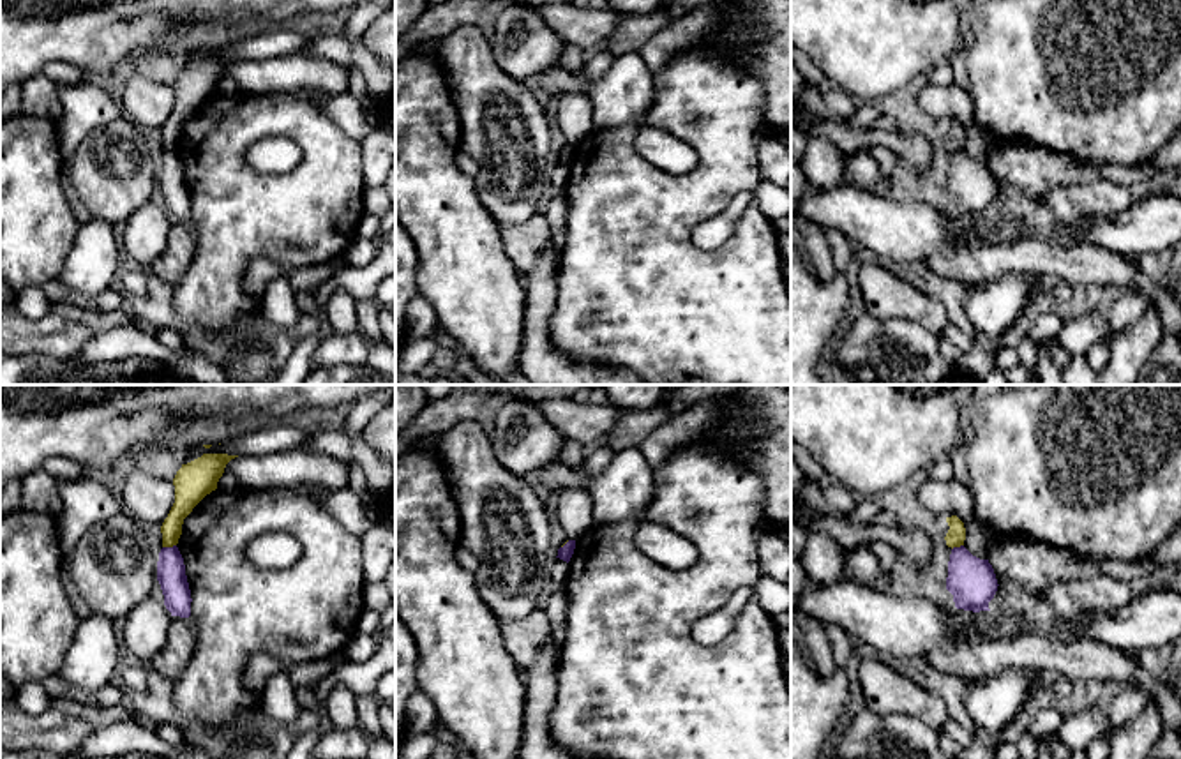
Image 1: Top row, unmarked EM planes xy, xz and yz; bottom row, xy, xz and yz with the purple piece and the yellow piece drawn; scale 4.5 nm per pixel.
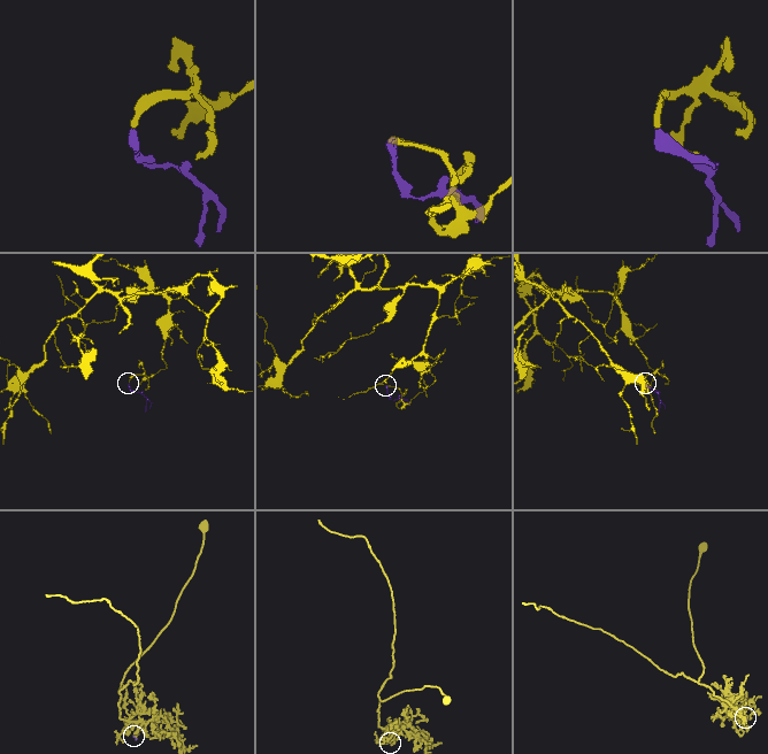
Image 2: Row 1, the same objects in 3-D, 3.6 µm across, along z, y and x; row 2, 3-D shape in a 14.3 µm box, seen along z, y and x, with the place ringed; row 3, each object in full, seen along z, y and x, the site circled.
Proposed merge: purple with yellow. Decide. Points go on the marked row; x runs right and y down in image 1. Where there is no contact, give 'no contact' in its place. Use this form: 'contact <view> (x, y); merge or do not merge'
contact xy (168, 548); do not merge

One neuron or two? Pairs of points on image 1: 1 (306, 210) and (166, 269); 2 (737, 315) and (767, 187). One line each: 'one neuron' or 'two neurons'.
1: two neurons
2: two neurons

